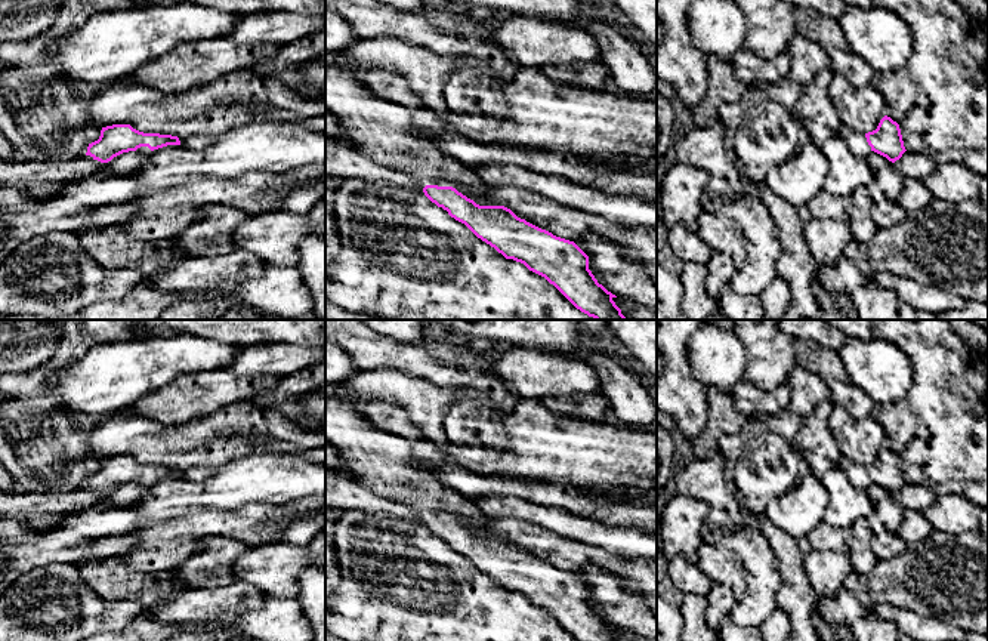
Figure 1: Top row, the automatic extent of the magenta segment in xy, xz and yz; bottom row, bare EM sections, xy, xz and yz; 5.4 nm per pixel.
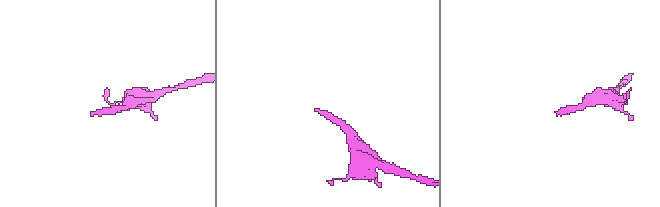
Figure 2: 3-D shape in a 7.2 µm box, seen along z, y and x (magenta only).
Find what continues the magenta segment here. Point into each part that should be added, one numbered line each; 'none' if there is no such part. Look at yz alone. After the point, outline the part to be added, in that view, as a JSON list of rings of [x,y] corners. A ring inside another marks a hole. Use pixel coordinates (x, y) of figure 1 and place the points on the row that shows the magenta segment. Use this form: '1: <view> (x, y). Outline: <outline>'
1: yz (857, 142). Outline: [[[843,124],[839,127],[837,133],[845,139],[856,157],[865,158],[871,152],[871,147],[868,145],[865,135],[858,133]]]

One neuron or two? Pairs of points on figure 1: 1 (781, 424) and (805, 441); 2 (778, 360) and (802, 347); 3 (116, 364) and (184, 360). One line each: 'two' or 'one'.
1: two
2: two
3: one

